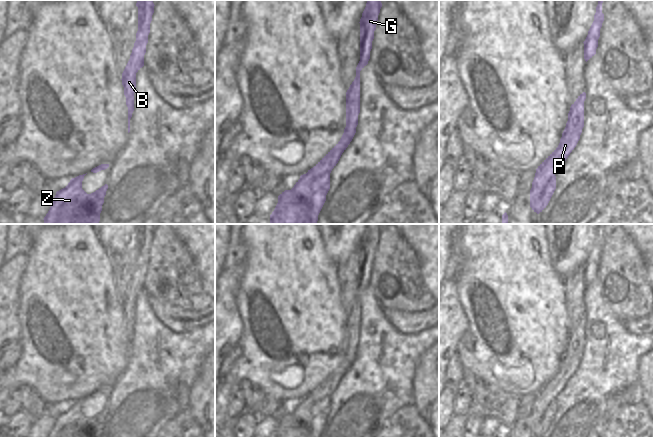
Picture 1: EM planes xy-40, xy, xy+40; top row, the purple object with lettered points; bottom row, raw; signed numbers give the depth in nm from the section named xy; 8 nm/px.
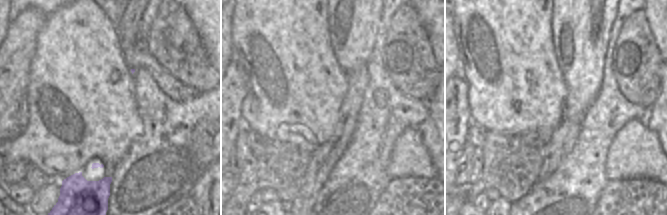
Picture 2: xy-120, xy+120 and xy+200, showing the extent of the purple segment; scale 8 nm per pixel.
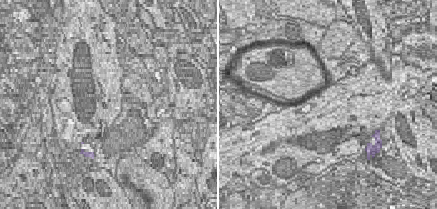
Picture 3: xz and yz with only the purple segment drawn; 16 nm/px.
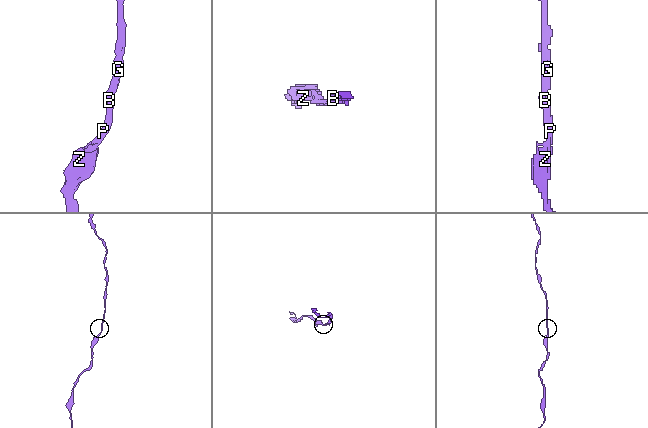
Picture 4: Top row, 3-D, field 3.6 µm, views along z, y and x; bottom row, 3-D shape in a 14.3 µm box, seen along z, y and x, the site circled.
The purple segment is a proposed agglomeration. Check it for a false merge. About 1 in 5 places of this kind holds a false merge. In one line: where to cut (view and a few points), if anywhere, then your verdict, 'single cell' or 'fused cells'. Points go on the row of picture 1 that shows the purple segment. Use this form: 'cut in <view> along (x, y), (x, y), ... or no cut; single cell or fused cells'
no cut; single cell

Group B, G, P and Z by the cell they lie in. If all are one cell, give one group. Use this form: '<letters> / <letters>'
B G P Z

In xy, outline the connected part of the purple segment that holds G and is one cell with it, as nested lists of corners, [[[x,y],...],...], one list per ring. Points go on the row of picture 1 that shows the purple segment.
[[[368,0],[360,19],[360,61],[356,77],[346,92],[346,127],[340,141],[291,190],[278,196],[270,224],[316,224],[330,189],[330,173],[352,141],[360,113],[360,71],[368,64],[382,3]]]

